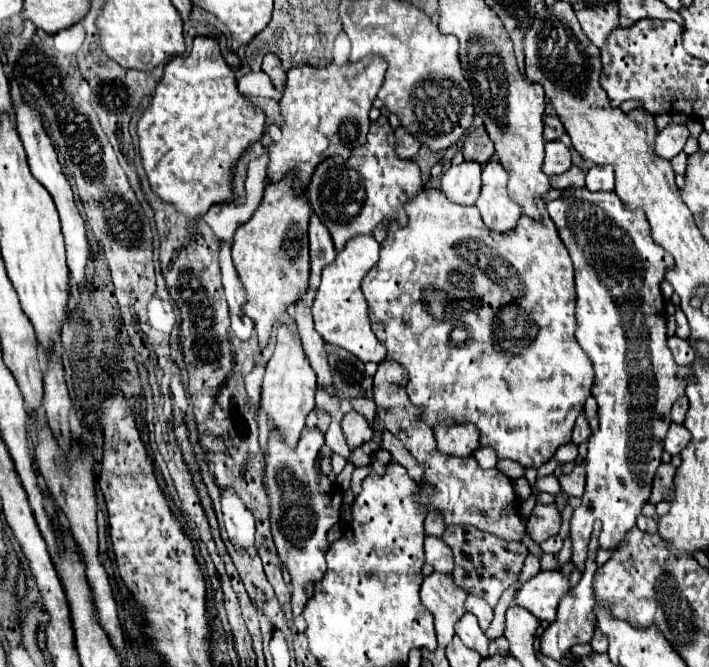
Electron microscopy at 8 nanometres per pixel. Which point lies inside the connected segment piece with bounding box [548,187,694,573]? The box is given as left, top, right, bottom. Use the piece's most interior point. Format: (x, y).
(619, 267)

